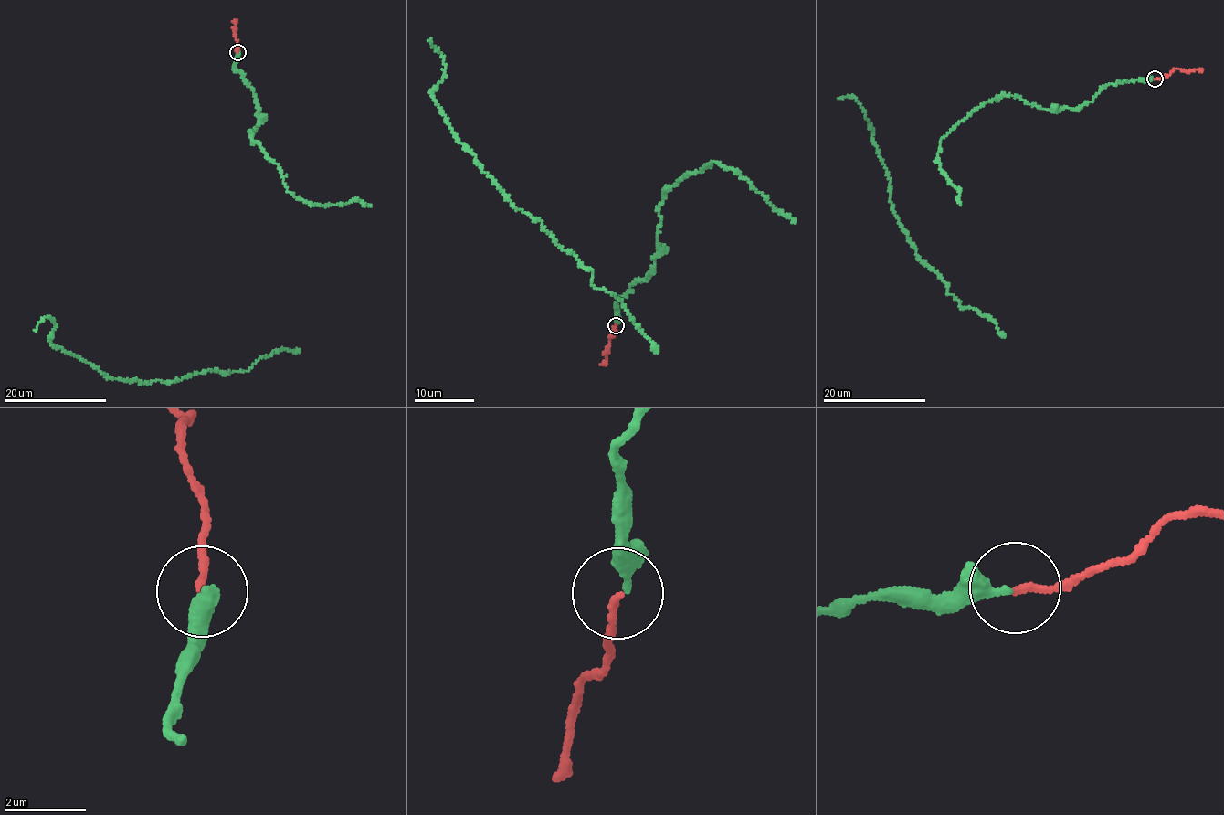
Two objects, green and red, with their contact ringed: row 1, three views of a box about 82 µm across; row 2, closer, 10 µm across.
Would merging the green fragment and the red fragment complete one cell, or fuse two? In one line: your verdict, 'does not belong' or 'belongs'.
belongs

